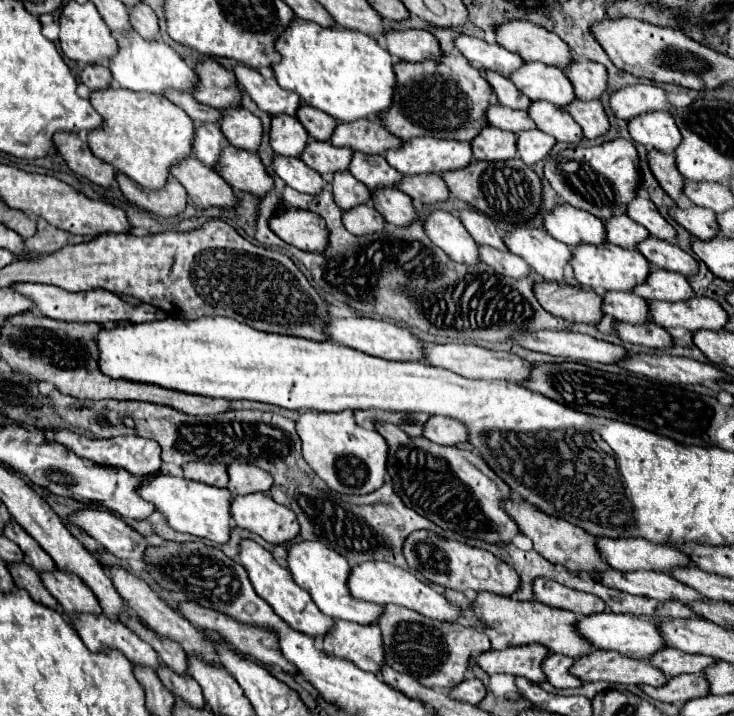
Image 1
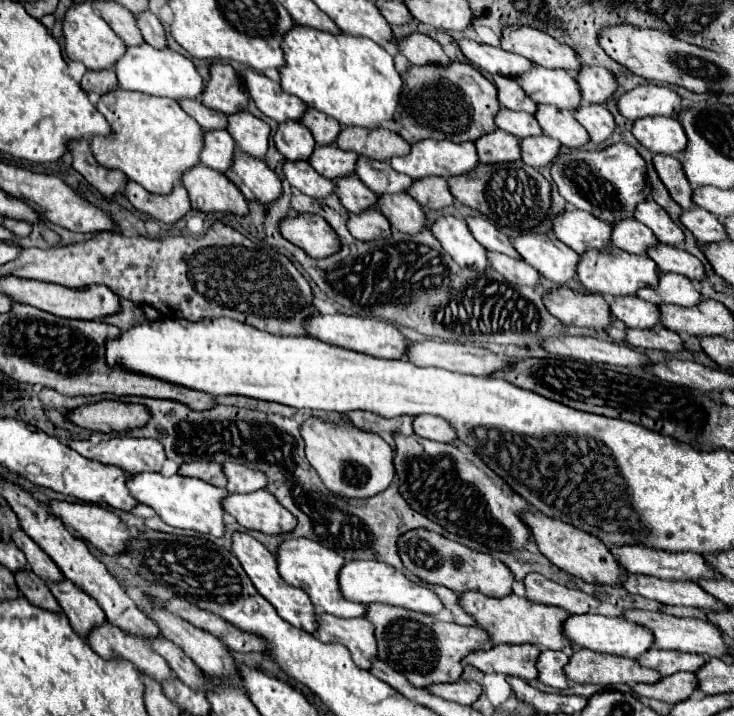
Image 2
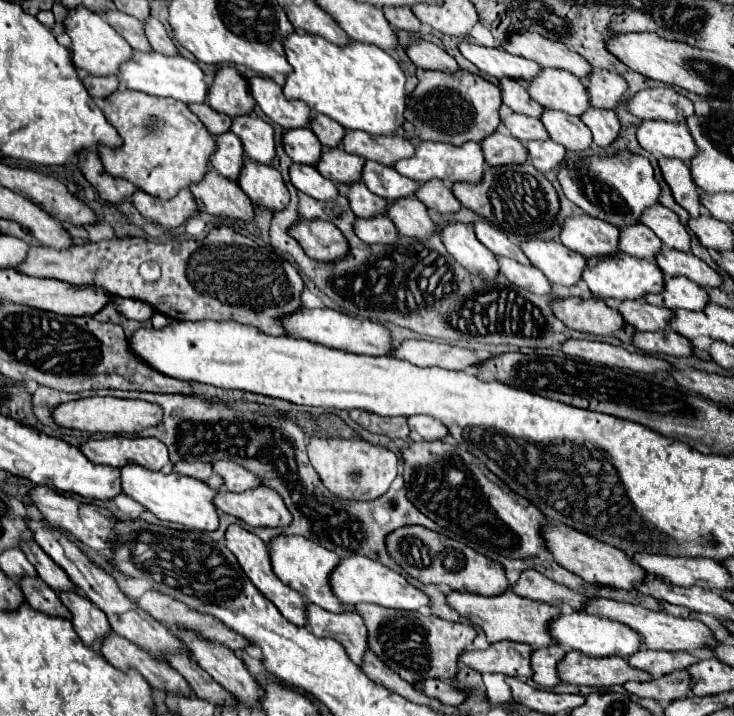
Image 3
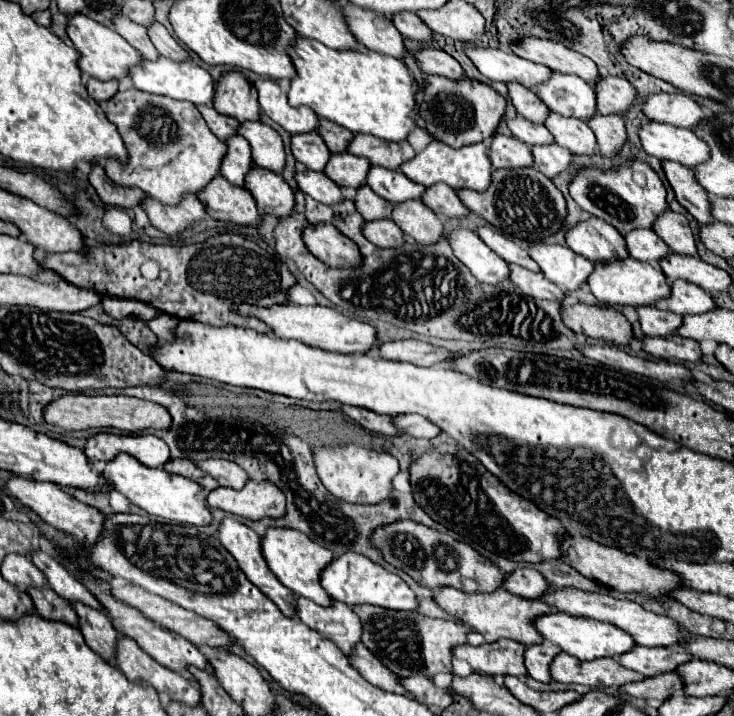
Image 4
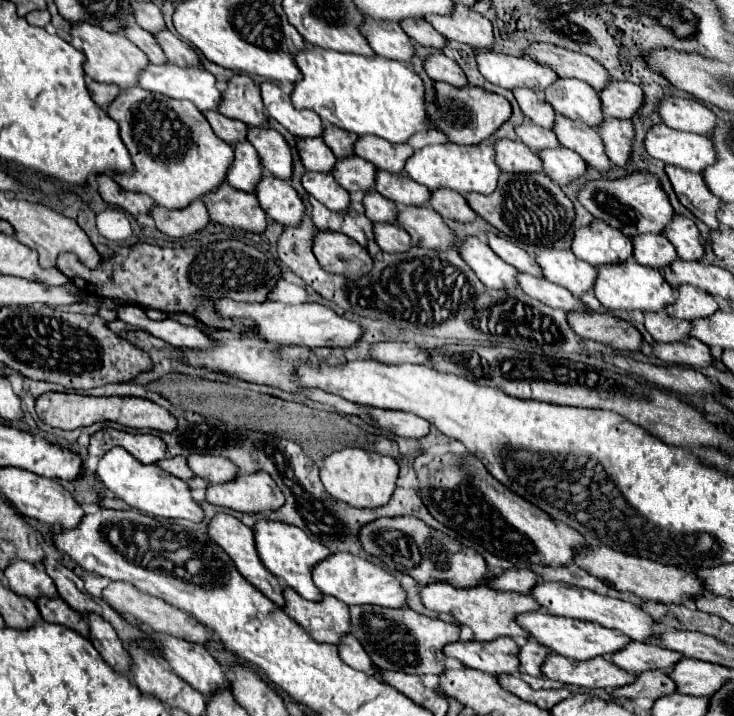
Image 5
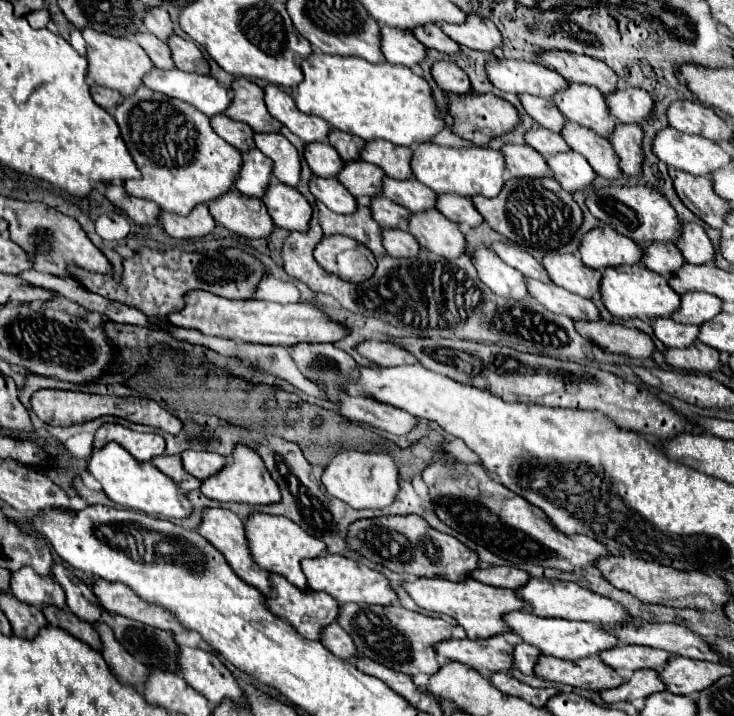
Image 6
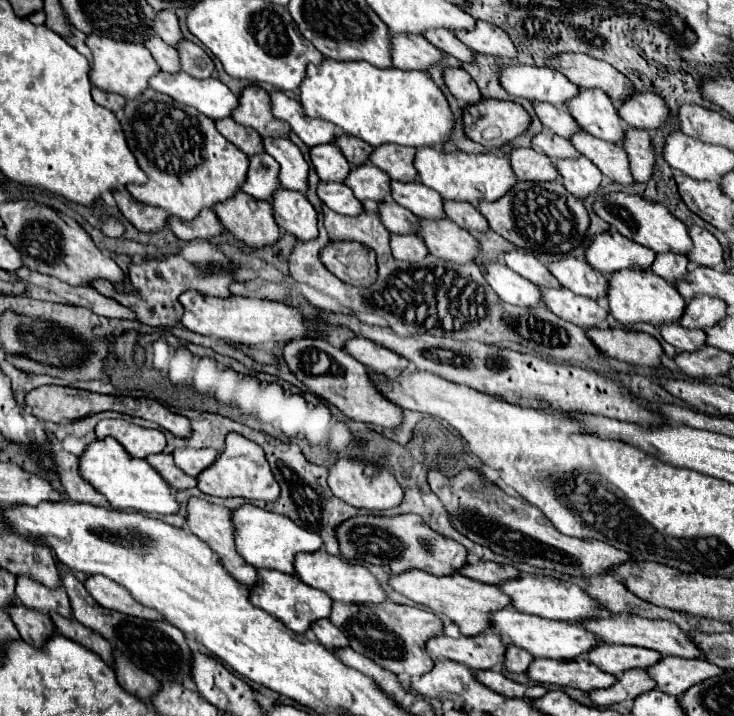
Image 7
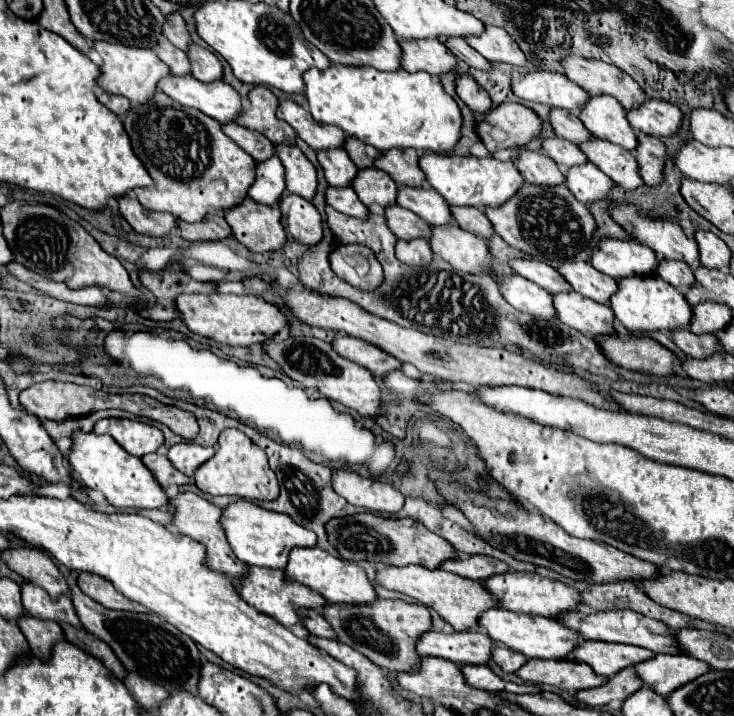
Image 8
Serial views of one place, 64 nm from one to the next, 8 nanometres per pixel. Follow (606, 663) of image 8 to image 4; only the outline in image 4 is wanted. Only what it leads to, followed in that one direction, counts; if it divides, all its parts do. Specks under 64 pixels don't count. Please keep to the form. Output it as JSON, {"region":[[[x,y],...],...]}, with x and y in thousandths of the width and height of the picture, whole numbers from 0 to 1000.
{"region":[[[864,902],[861,911],[847,913],[845,927],[850,927],[858,936],[866,936],[872,941],[883,944],[896,944],[902,939],[916,939],[926,927],[935,927],[943,922],[943,913],[924,908],[924,905],[877,905],[877,902]]]}

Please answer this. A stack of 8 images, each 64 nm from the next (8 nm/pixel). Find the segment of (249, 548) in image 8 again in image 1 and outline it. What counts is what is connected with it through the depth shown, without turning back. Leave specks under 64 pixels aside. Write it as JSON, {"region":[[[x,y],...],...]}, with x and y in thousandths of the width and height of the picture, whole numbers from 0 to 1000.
{"region":[[[406,757],[395,765],[392,774],[392,796],[398,799],[398,807],[403,810],[406,818],[411,818],[431,846],[436,849],[439,858],[458,863],[458,866],[471,866],[471,869],[485,869],[485,872],[512,872],[515,863],[523,858],[523,849],[518,844],[507,841],[493,841],[477,832],[474,827],[474,799],[480,796],[474,782],[469,777],[452,771],[436,757]]]}

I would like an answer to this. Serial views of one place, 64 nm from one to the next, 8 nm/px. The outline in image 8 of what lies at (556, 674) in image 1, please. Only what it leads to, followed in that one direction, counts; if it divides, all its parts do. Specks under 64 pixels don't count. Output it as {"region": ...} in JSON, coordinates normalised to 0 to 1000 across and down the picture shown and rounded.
{"region":[[[676,902],[673,905],[673,919],[670,919],[687,939],[703,939],[703,936],[708,936],[714,927],[717,927],[717,916],[711,913],[711,911],[698,911],[698,908],[692,908],[692,905],[687,905],[687,902]]]}

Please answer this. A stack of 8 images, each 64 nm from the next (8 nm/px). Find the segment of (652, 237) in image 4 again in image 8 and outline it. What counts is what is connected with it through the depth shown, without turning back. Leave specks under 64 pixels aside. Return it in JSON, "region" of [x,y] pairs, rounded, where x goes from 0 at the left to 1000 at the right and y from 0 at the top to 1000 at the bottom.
{"region":[[[899,363],[894,383],[926,408],[937,405],[946,397],[946,383],[929,363]]]}

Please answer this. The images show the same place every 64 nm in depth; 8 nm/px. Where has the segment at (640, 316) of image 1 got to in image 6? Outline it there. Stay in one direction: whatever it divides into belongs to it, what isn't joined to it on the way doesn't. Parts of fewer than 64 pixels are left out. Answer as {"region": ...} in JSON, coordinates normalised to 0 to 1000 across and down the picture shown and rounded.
{"region":[[[916,444],[888,447],[891,469],[913,486],[935,486],[951,472],[951,458],[937,453],[924,453]]]}

